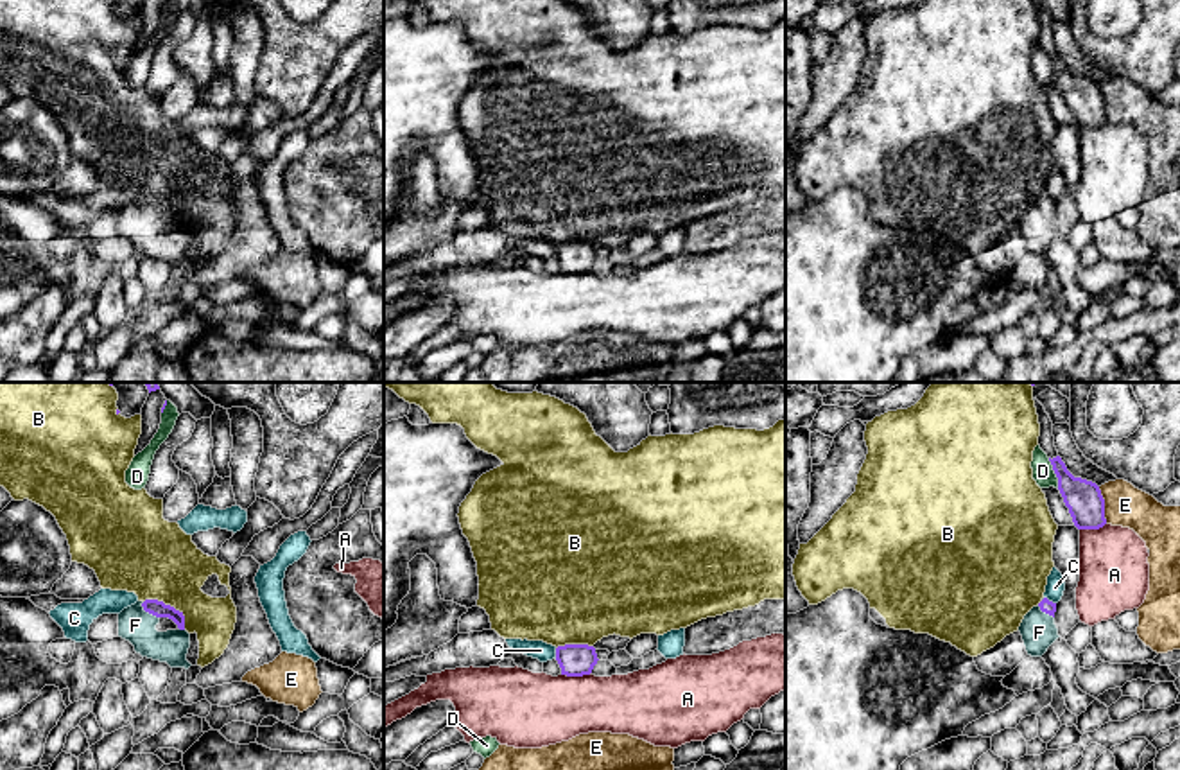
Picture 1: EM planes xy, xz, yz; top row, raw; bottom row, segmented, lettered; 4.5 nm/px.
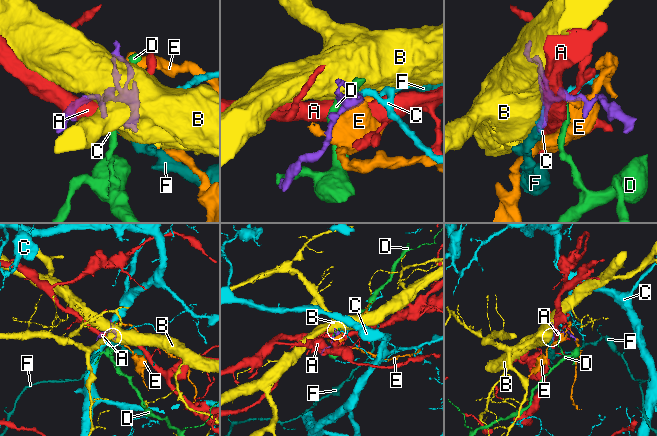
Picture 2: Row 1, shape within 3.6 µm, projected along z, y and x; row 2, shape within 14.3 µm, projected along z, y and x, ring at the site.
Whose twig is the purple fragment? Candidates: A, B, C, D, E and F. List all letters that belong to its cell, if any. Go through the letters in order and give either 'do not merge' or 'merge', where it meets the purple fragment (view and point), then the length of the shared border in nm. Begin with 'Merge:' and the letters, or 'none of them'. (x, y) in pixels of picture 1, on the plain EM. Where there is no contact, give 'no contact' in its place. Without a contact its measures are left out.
Merge: F
A: do not merge; contact xz (576, 273); length 140 nm
B: do not merge; contact xy (169, 203); length 240 nm
C: do not merge; contact yz (1048, 198); length 70 nm
D: do not merge; contact yz (1055, 70); length 140 nm
E: do not merge; contact yz (1103, 103); length 170 nm
F: merge; contact xy (149, 210); length 110 nm

